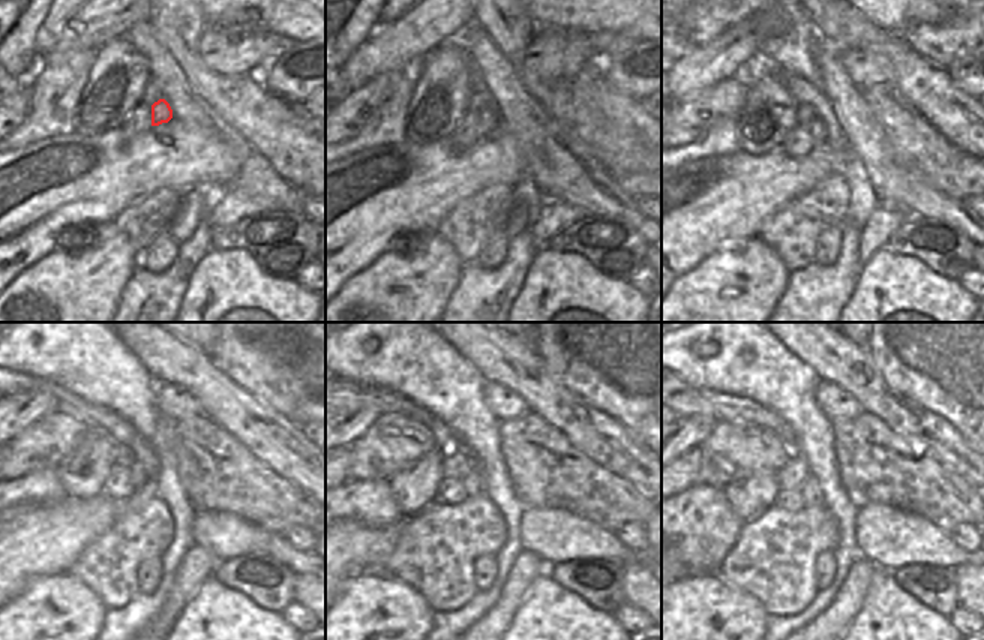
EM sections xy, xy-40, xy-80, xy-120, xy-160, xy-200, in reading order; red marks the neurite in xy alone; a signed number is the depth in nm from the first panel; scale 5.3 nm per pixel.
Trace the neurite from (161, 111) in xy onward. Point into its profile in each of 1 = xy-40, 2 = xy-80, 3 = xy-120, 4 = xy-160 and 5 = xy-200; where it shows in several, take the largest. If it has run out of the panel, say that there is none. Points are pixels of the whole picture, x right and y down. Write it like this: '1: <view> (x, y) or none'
1: xy-40 (489, 117)
2: xy-80 (816, 128)
3: xy-120 (138, 475)
4: xy-160 (474, 483)
5: xy-200 (812, 496)

